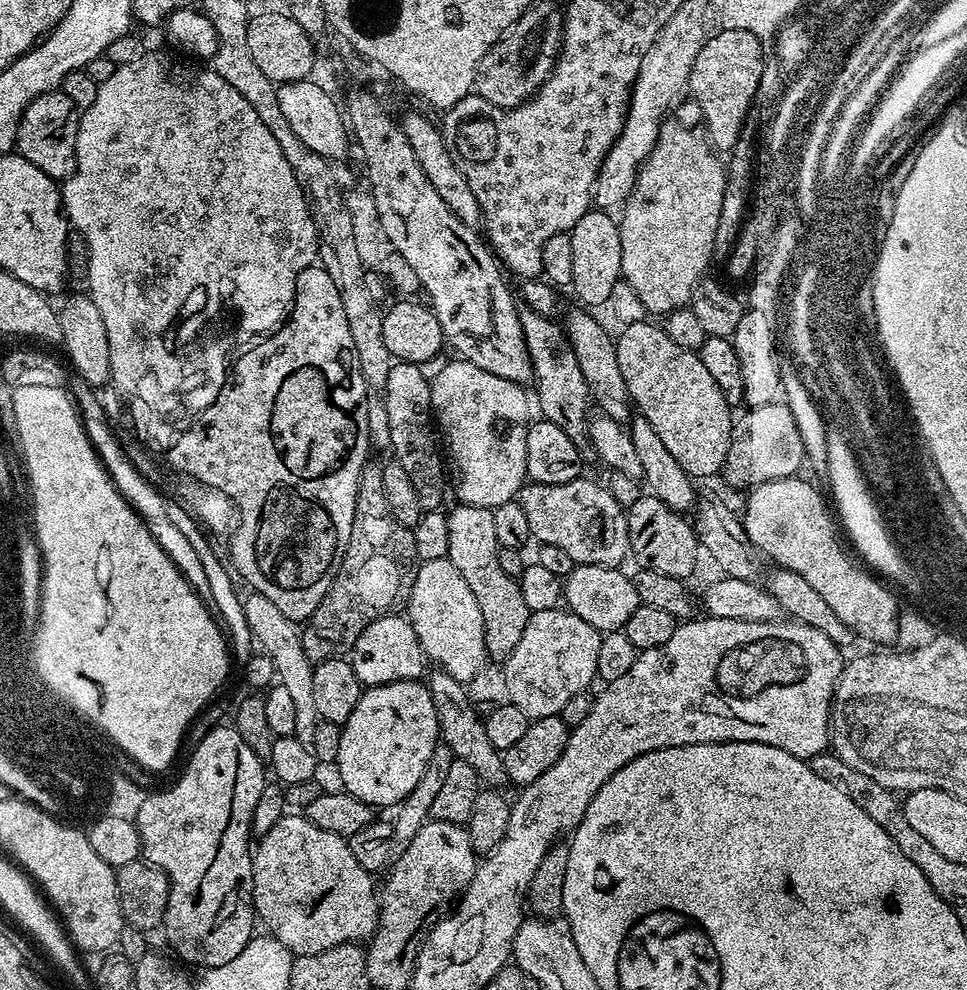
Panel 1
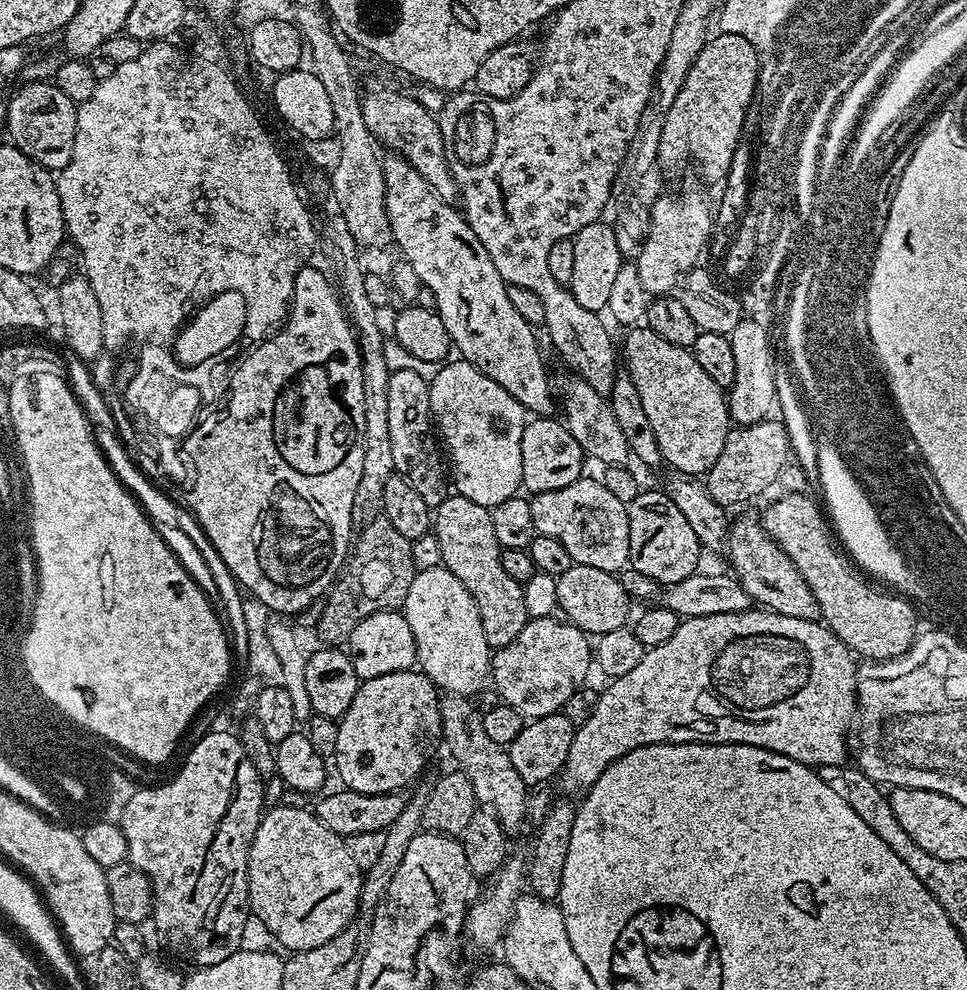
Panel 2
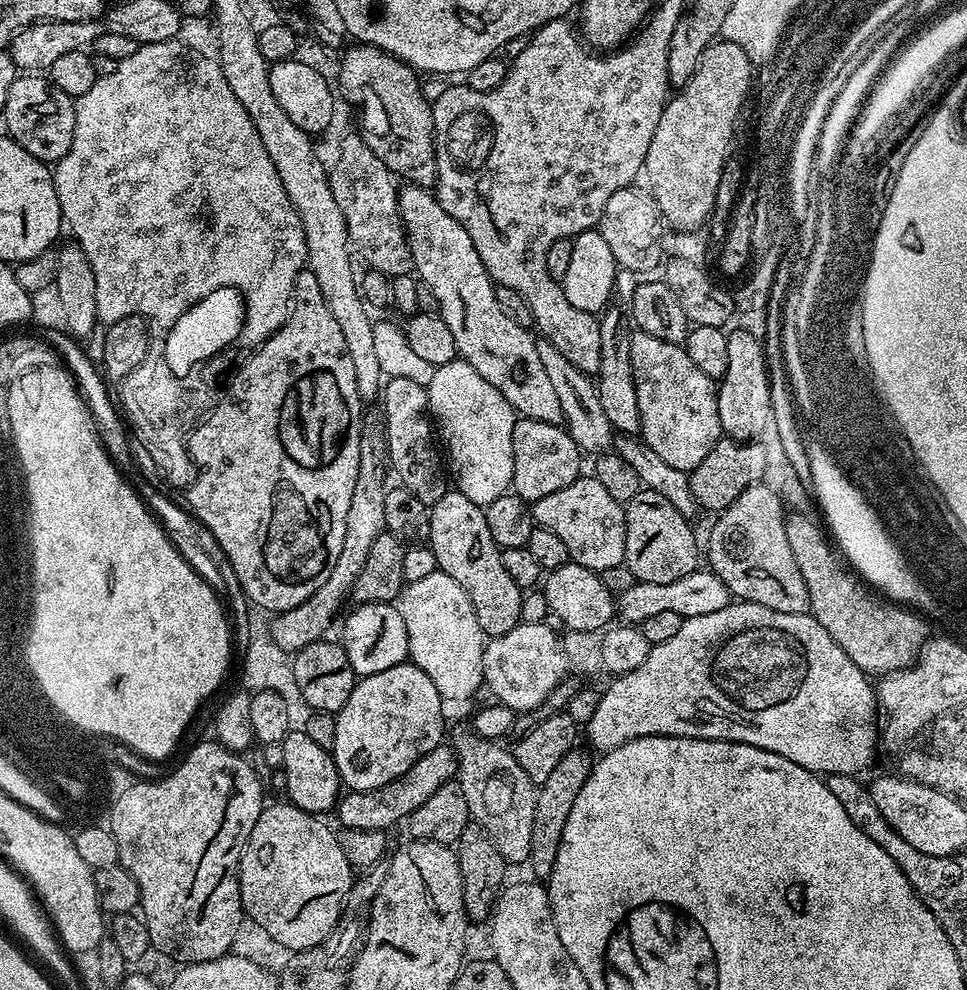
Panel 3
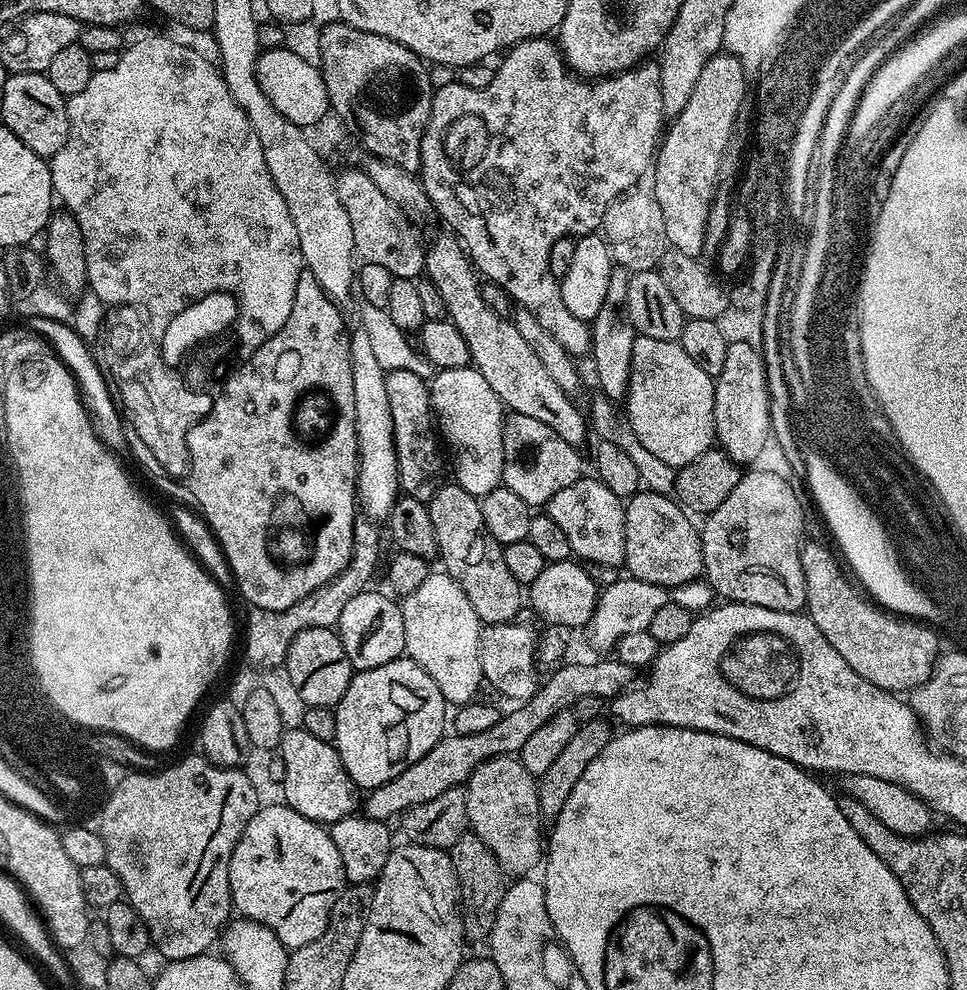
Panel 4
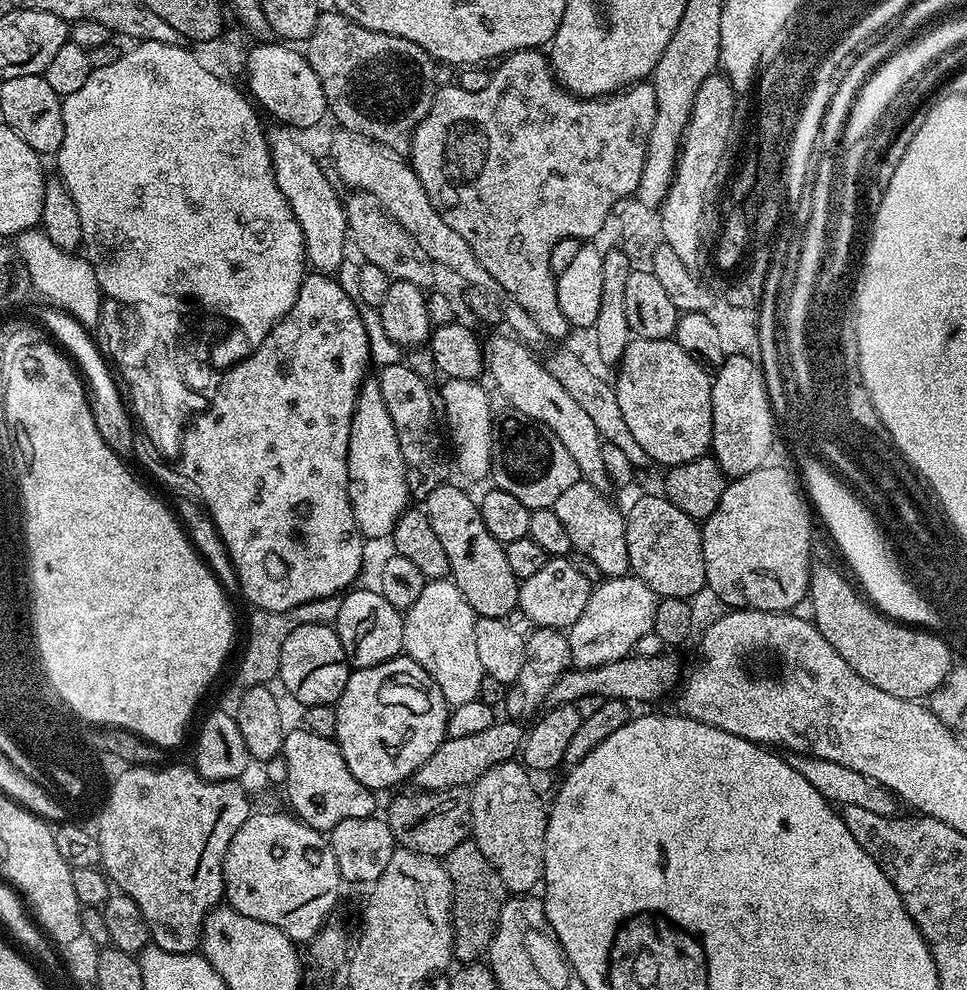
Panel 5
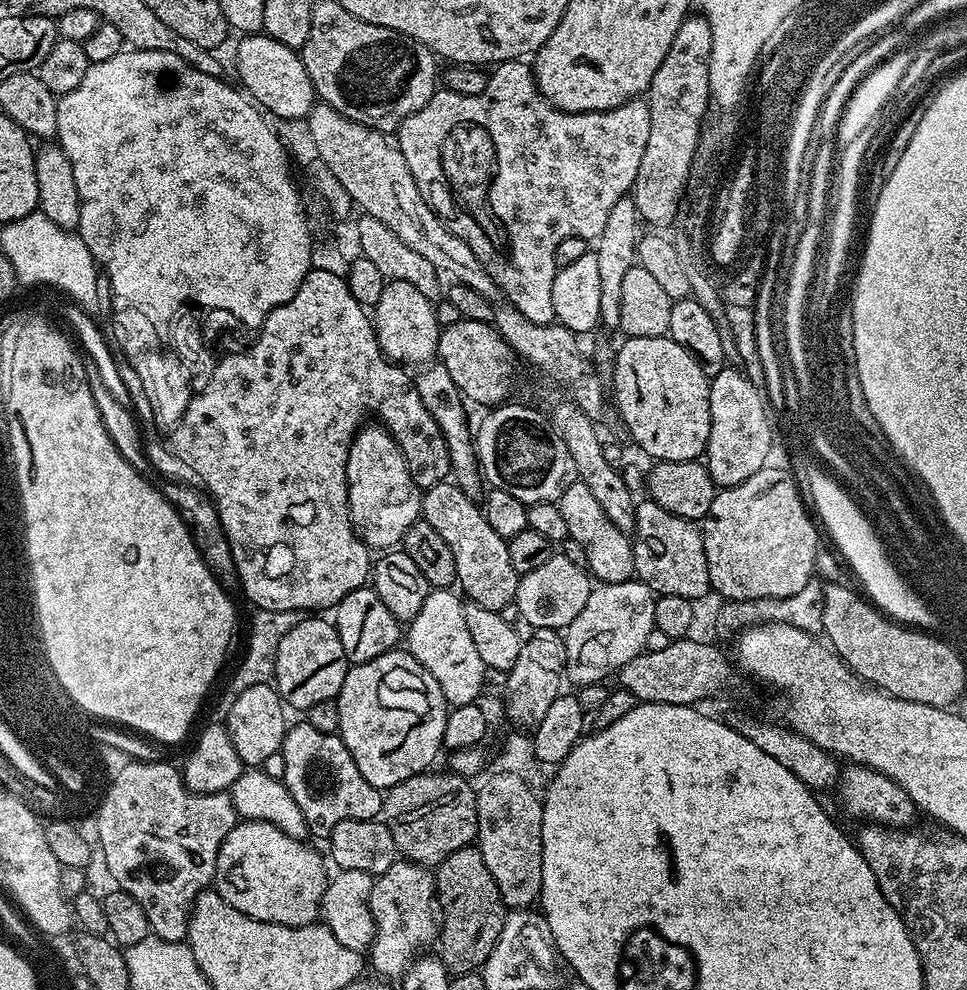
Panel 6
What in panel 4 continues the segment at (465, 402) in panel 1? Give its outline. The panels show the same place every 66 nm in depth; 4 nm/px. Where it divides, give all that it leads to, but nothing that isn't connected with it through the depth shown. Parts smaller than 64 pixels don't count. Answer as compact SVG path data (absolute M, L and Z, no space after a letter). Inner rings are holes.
M475 366L439 370L430 380L428 393L439 435L447 447L448 444L452 447L450 464L456 467L455 483L477 498L501 487L504 469L502 430L506 409L498 394L494 394L490 382L482 378Z

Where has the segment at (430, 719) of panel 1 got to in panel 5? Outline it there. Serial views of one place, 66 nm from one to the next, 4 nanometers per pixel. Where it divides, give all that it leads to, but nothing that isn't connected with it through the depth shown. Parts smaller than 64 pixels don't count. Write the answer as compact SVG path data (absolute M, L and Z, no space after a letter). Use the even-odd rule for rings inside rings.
M403 654L378 666L349 671L346 686L334 707L338 718L334 739L342 750L342 758L346 758L350 774L354 774L362 786L373 790L392 788L403 780L407 781L418 770L418 766L422 766L422 762L426 762L426 758L438 750L448 731L450 706L446 698L442 698L442 690L438 690L434 678L430 678L430 674L426 674L418 662Z

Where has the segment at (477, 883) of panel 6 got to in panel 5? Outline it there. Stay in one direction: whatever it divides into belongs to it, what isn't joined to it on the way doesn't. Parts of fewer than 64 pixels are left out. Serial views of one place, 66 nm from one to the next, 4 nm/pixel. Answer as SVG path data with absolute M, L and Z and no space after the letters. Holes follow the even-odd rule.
M472 838L463 840L454 850L450 850L448 856L442 860L444 869L450 874L452 883L452 902L455 907L452 909L452 931L454 936L454 956L460 962L476 962L487 953L492 944L492 939L496 933L496 923L500 917L500 911L504 909L506 903L506 889L502 878L499 877L498 870L482 854ZM472 904L492 904L492 908L475 908Z

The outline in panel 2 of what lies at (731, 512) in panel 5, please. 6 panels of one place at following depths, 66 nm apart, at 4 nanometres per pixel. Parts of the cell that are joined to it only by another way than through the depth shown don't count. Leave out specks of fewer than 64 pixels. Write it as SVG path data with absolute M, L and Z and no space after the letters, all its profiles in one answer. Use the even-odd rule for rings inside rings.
M759 519L740 520L737 524L735 521L728 530L727 548L728 560L732 563L731 575L736 577L751 601L778 614L786 614L790 618L821 619L820 607L816 605L810 586L806 586L798 566L790 562L790 558L768 535Z

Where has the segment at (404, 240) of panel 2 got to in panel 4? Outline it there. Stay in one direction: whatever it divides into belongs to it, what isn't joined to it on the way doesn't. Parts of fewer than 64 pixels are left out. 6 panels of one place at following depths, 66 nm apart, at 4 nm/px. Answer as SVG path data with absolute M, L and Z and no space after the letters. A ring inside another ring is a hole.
M455 235L440 236L432 245L428 244L424 253L424 272L432 279L440 300L444 303L447 319L462 334L468 347L471 363L480 371L482 378L490 382L494 394L503 402L505 409L526 414L526 418L538 418L538 422L550 426L558 438L580 446L590 436L590 424L585 413L576 406L576 400L568 396L550 378L549 372L542 366L542 361L530 350L522 339L522 334L503 316L499 316L483 300L481 281L478 273Z

